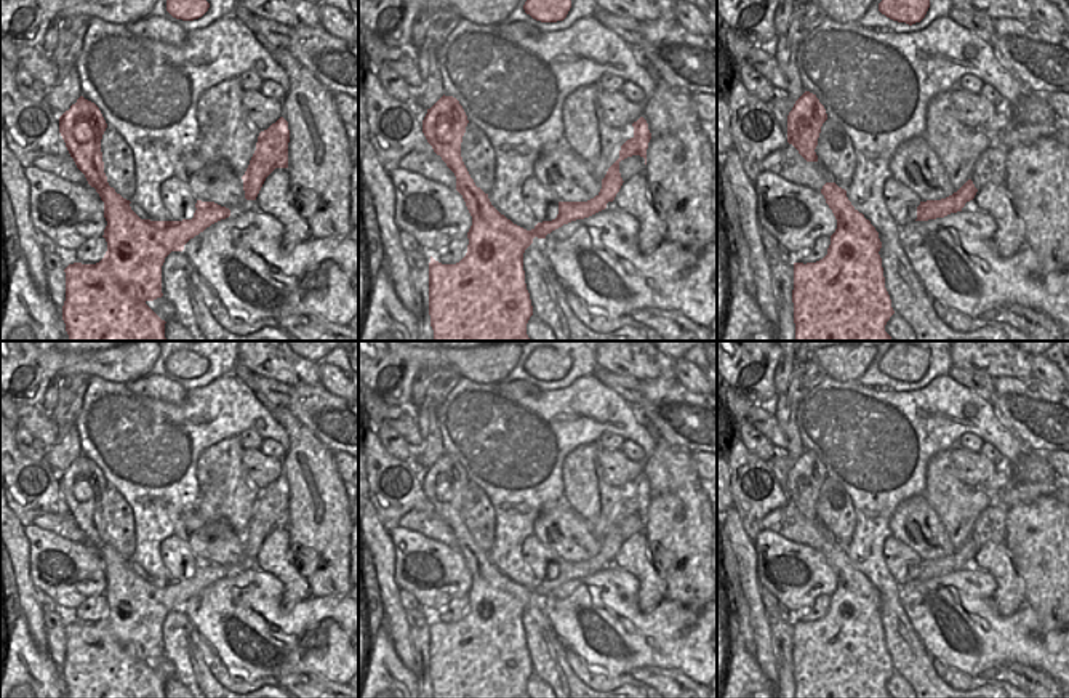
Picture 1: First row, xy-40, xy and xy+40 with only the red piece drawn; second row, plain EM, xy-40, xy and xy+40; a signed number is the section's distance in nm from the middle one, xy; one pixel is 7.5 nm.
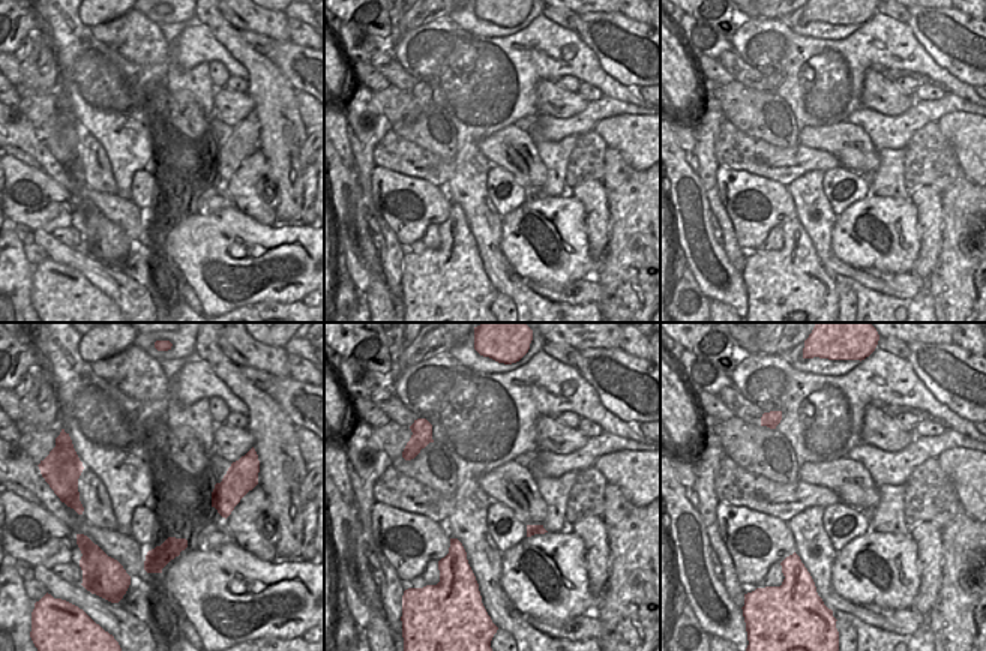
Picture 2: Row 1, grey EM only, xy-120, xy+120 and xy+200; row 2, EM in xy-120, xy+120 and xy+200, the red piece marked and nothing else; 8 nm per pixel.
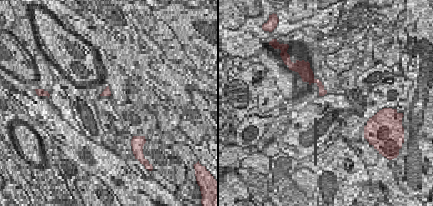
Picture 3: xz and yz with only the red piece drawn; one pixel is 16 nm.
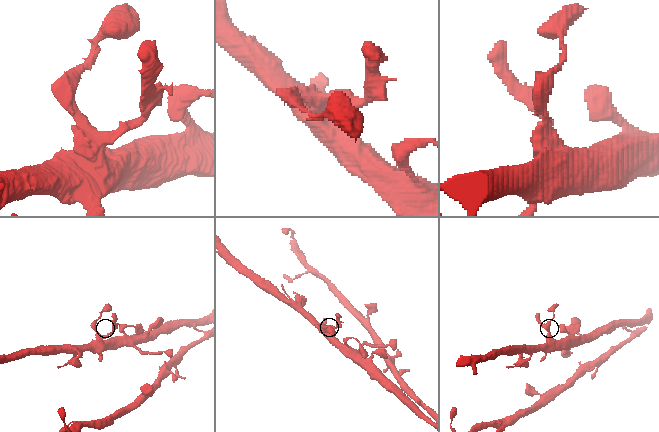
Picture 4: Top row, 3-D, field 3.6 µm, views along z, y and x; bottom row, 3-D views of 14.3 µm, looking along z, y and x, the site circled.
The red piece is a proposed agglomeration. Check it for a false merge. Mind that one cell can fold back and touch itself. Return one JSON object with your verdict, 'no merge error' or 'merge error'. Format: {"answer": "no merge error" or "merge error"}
{"answer": "merge error"}

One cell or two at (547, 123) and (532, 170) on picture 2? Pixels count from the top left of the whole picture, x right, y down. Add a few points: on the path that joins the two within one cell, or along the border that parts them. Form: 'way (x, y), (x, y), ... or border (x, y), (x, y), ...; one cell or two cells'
border (515, 123), (535, 141); two cells

